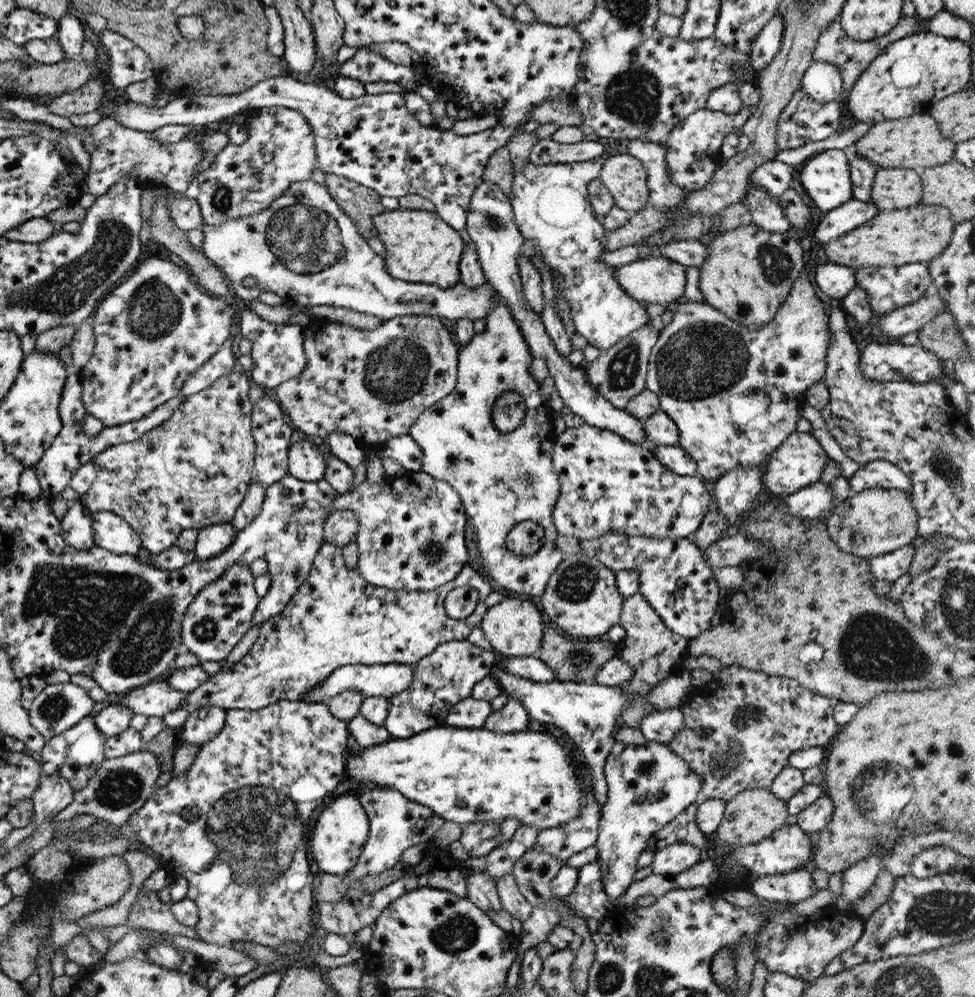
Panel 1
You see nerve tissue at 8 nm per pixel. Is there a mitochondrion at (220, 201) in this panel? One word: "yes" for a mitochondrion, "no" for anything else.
yes

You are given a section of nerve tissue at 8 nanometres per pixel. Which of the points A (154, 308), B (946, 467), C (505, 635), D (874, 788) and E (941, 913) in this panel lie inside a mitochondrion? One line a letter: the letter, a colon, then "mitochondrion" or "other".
A: mitochondrion
B: mitochondrion
C: other
D: mitochondrion
E: mitochondrion

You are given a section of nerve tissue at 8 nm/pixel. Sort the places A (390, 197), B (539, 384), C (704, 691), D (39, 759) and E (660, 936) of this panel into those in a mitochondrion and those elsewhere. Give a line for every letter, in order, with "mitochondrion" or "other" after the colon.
A: other
B: other
C: other
D: other
E: mitochondrion

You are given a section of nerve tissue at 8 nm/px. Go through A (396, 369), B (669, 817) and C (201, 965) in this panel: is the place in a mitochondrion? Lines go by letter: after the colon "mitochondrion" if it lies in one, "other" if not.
A: mitochondrion
B: other
C: other

